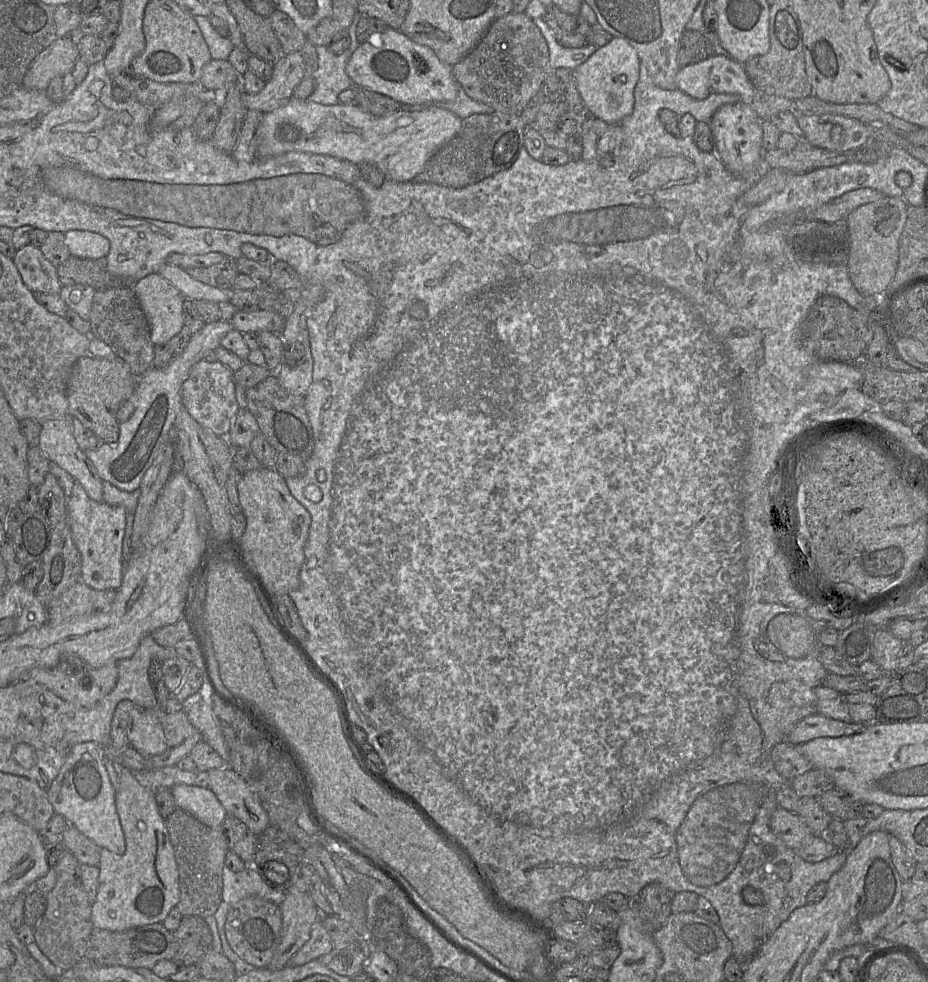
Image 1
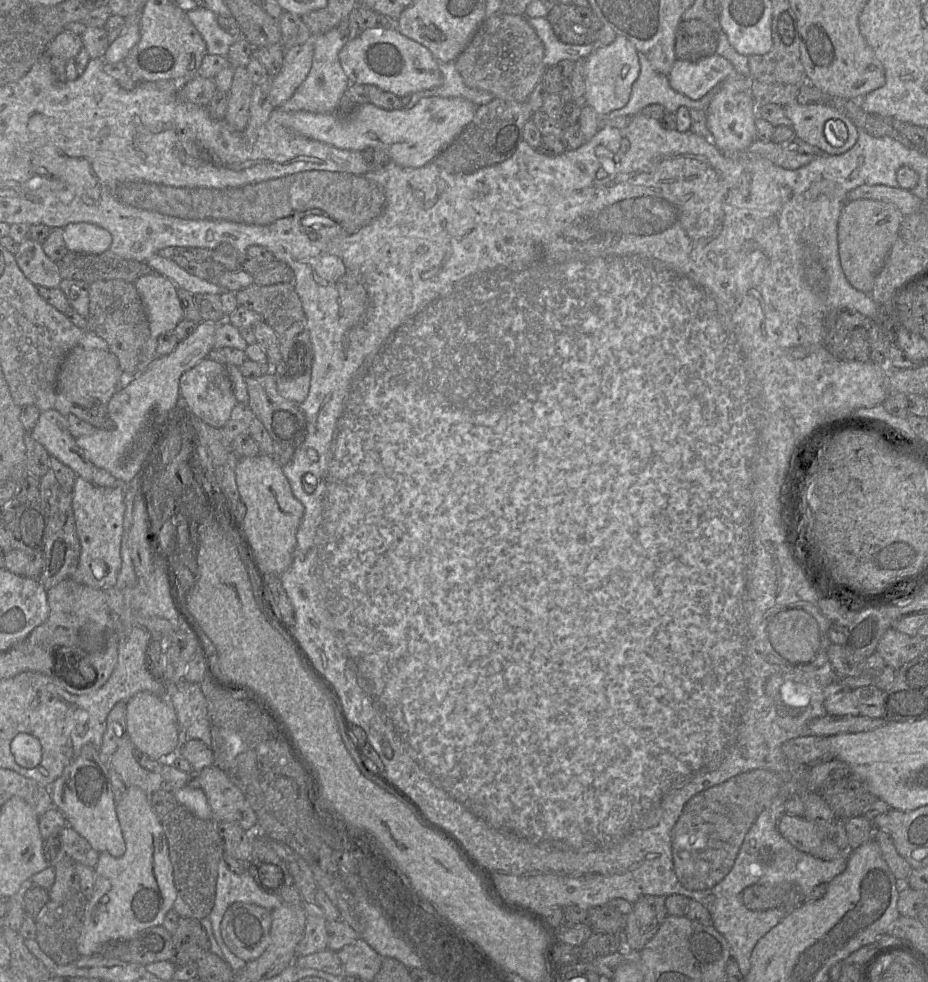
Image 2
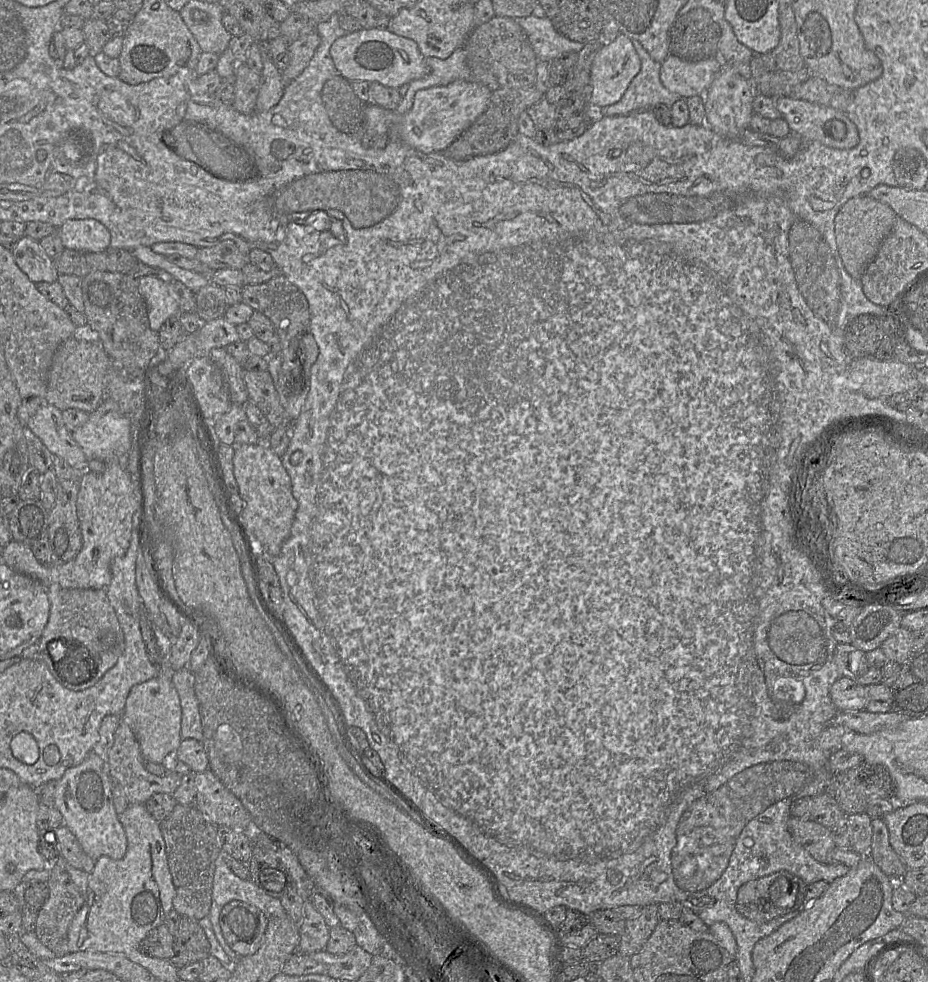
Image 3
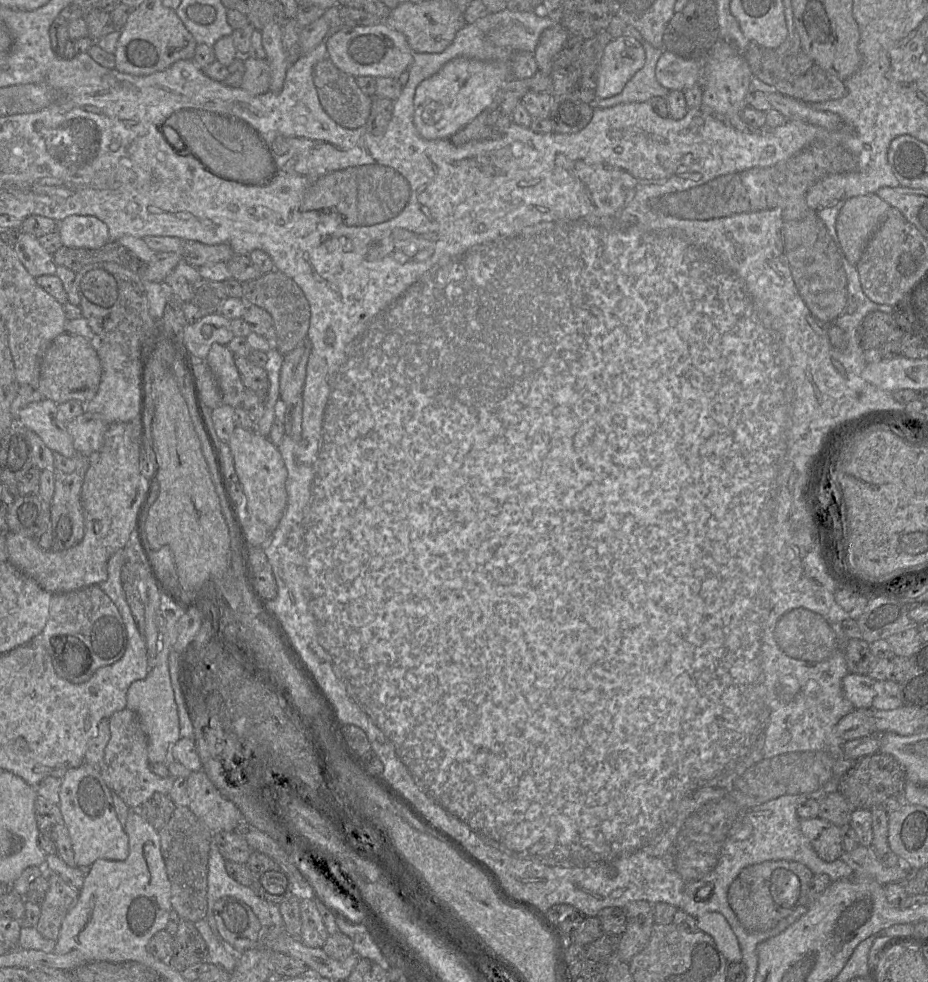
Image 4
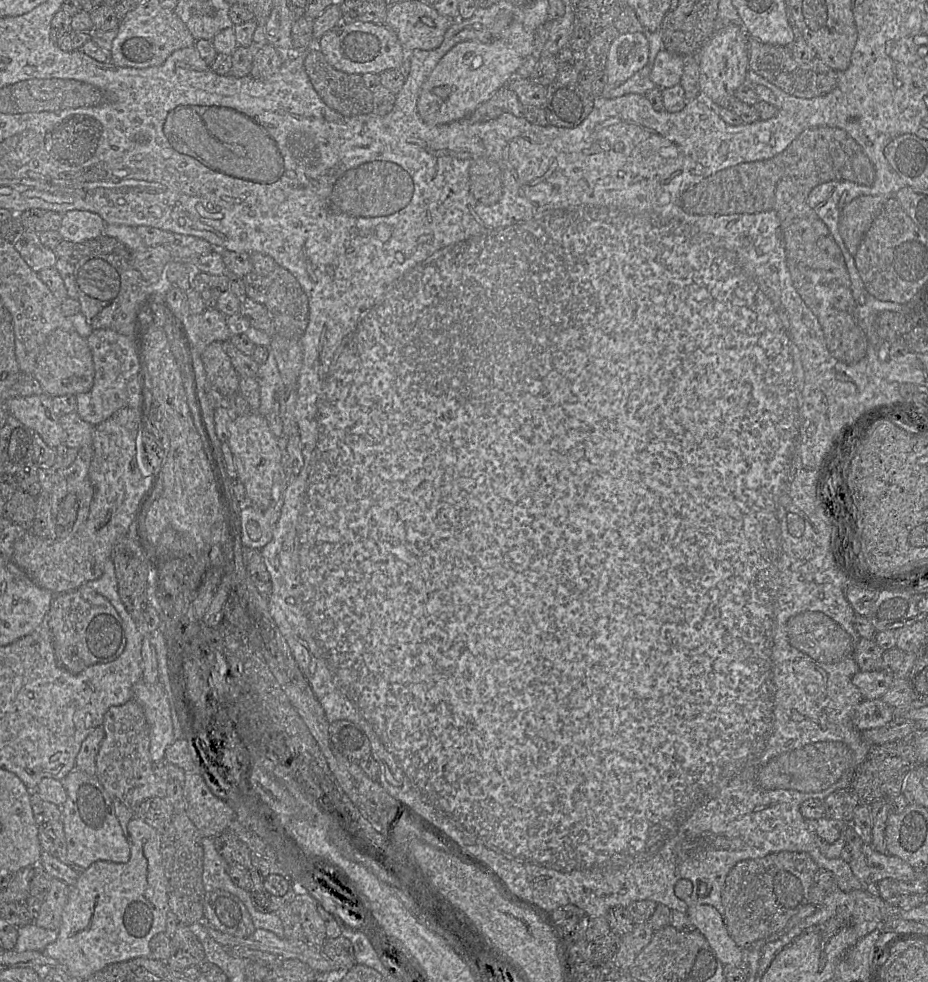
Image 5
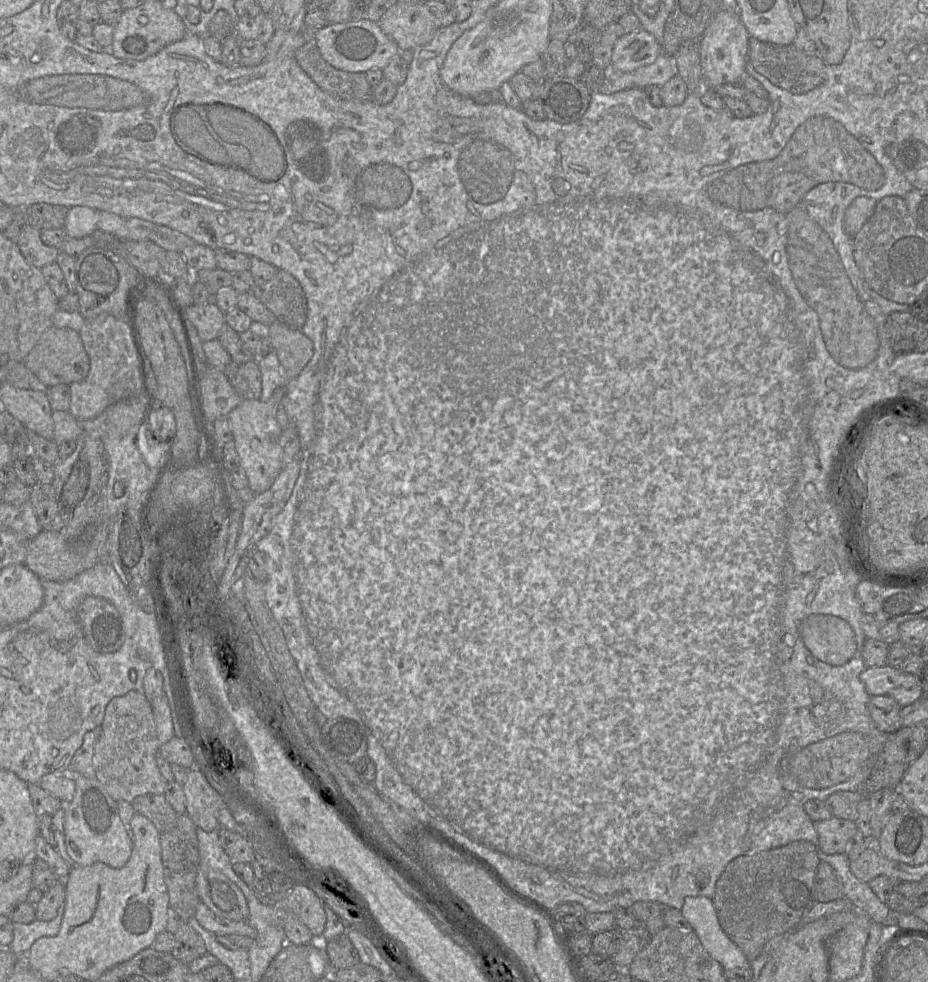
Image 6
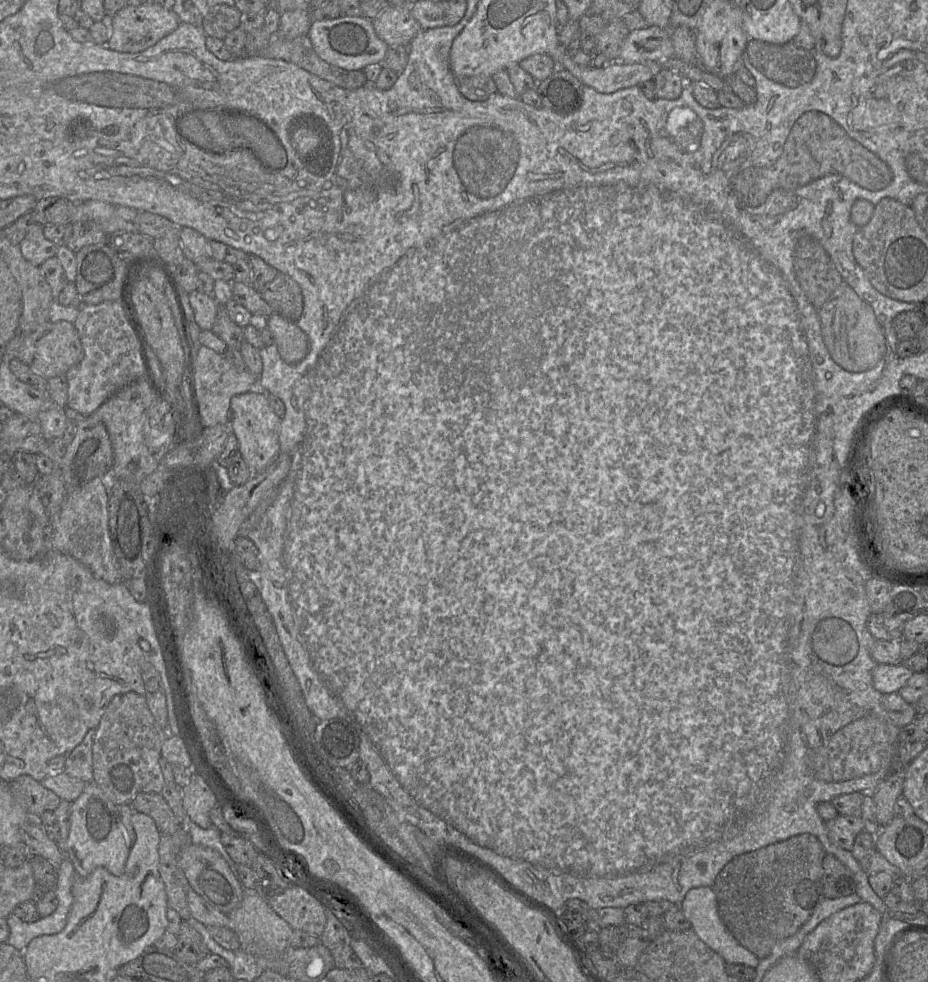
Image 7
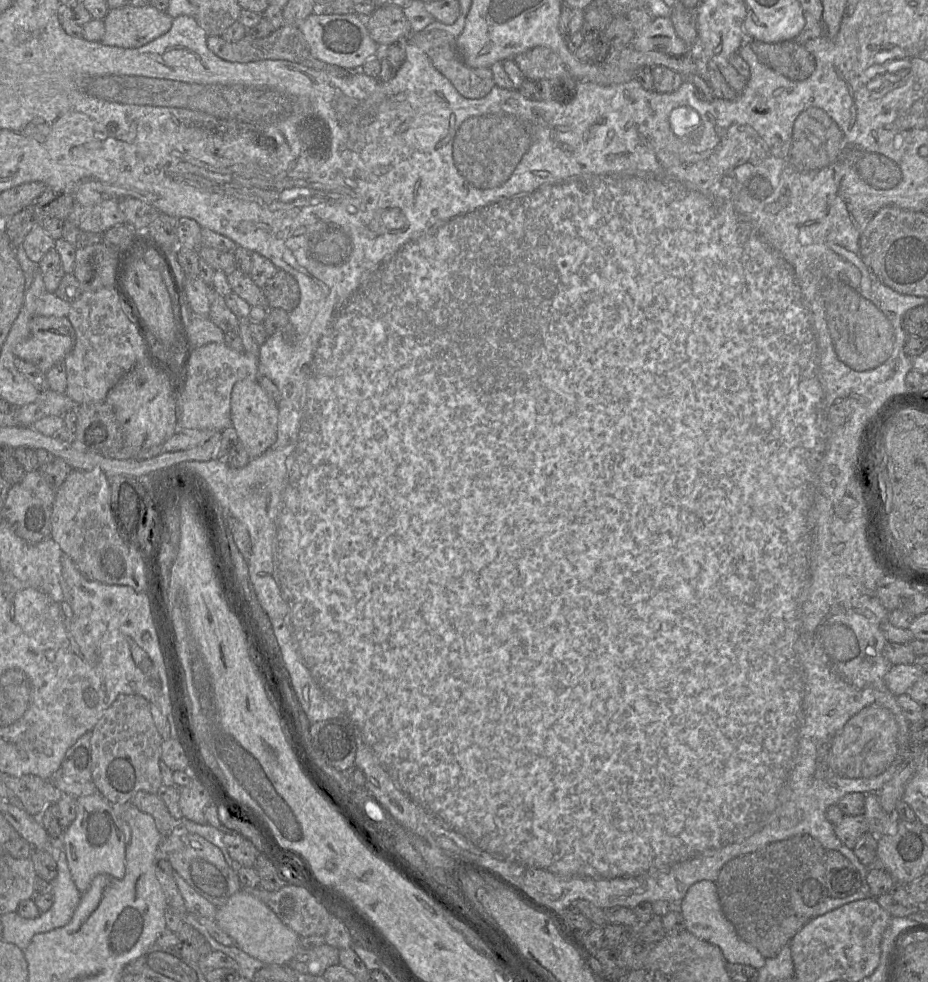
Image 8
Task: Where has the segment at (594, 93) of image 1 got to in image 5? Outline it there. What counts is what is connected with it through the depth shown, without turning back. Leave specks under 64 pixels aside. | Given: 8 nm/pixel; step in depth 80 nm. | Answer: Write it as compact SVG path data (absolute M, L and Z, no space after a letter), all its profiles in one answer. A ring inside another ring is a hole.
M641 32L620 34L611 43L604 69L605 91L610 91L641 70L649 58L649 43Z

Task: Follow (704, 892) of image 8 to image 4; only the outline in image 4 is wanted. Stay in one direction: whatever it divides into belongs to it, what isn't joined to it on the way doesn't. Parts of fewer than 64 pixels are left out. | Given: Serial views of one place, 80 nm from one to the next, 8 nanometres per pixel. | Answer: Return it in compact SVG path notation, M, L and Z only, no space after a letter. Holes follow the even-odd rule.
M707 912L696 918L697 929L710 935L728 963L742 960L738 940L724 916L718 912Z

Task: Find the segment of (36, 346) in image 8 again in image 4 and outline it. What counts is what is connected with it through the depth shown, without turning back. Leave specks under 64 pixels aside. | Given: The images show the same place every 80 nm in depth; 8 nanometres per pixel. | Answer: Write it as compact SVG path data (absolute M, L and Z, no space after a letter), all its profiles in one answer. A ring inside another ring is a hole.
M64 332L51 342L43 355L38 390L56 404L69 400L85 403L96 395L101 374L101 362L92 343L82 336Z

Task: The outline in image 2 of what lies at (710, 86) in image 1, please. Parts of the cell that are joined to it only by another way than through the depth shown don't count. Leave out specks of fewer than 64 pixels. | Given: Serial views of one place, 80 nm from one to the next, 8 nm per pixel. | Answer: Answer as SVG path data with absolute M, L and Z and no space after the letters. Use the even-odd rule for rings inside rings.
M714 54L700 61L676 59L667 78L675 91L700 100L735 71L727 59Z

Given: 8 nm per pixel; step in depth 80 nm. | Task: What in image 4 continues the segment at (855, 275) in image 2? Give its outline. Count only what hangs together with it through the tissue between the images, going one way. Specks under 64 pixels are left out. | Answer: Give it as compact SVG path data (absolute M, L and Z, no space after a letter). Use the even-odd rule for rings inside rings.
M875 194L855 196L848 199L838 213L836 232L842 251L848 262L855 266L859 262L870 238L886 217L890 205Z

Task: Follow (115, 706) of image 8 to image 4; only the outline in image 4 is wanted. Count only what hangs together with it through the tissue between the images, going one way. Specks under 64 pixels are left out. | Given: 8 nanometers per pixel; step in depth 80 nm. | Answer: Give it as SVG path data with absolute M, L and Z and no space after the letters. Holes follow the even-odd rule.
M125 708L109 717L111 737L105 747L100 774L111 792L116 793L130 809L139 809L155 793L168 795L175 778L161 778L150 770L148 743L137 715Z

